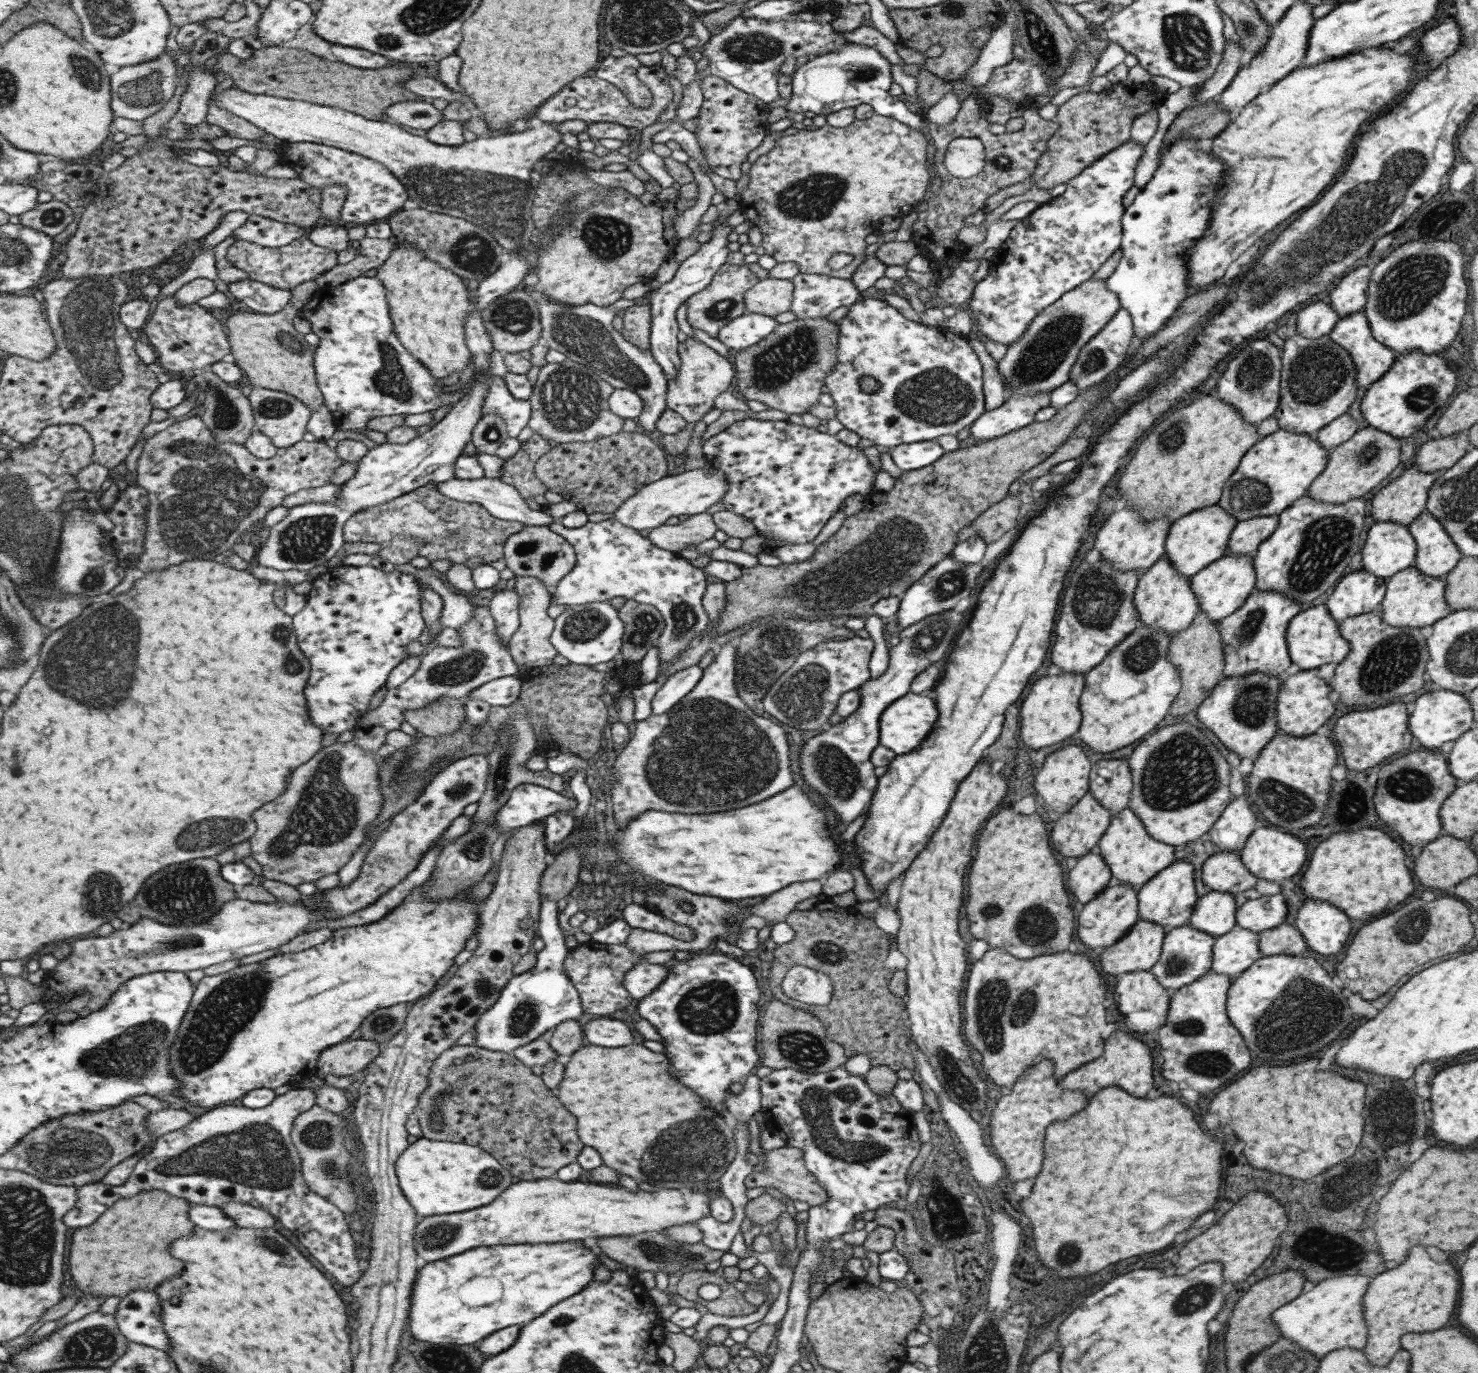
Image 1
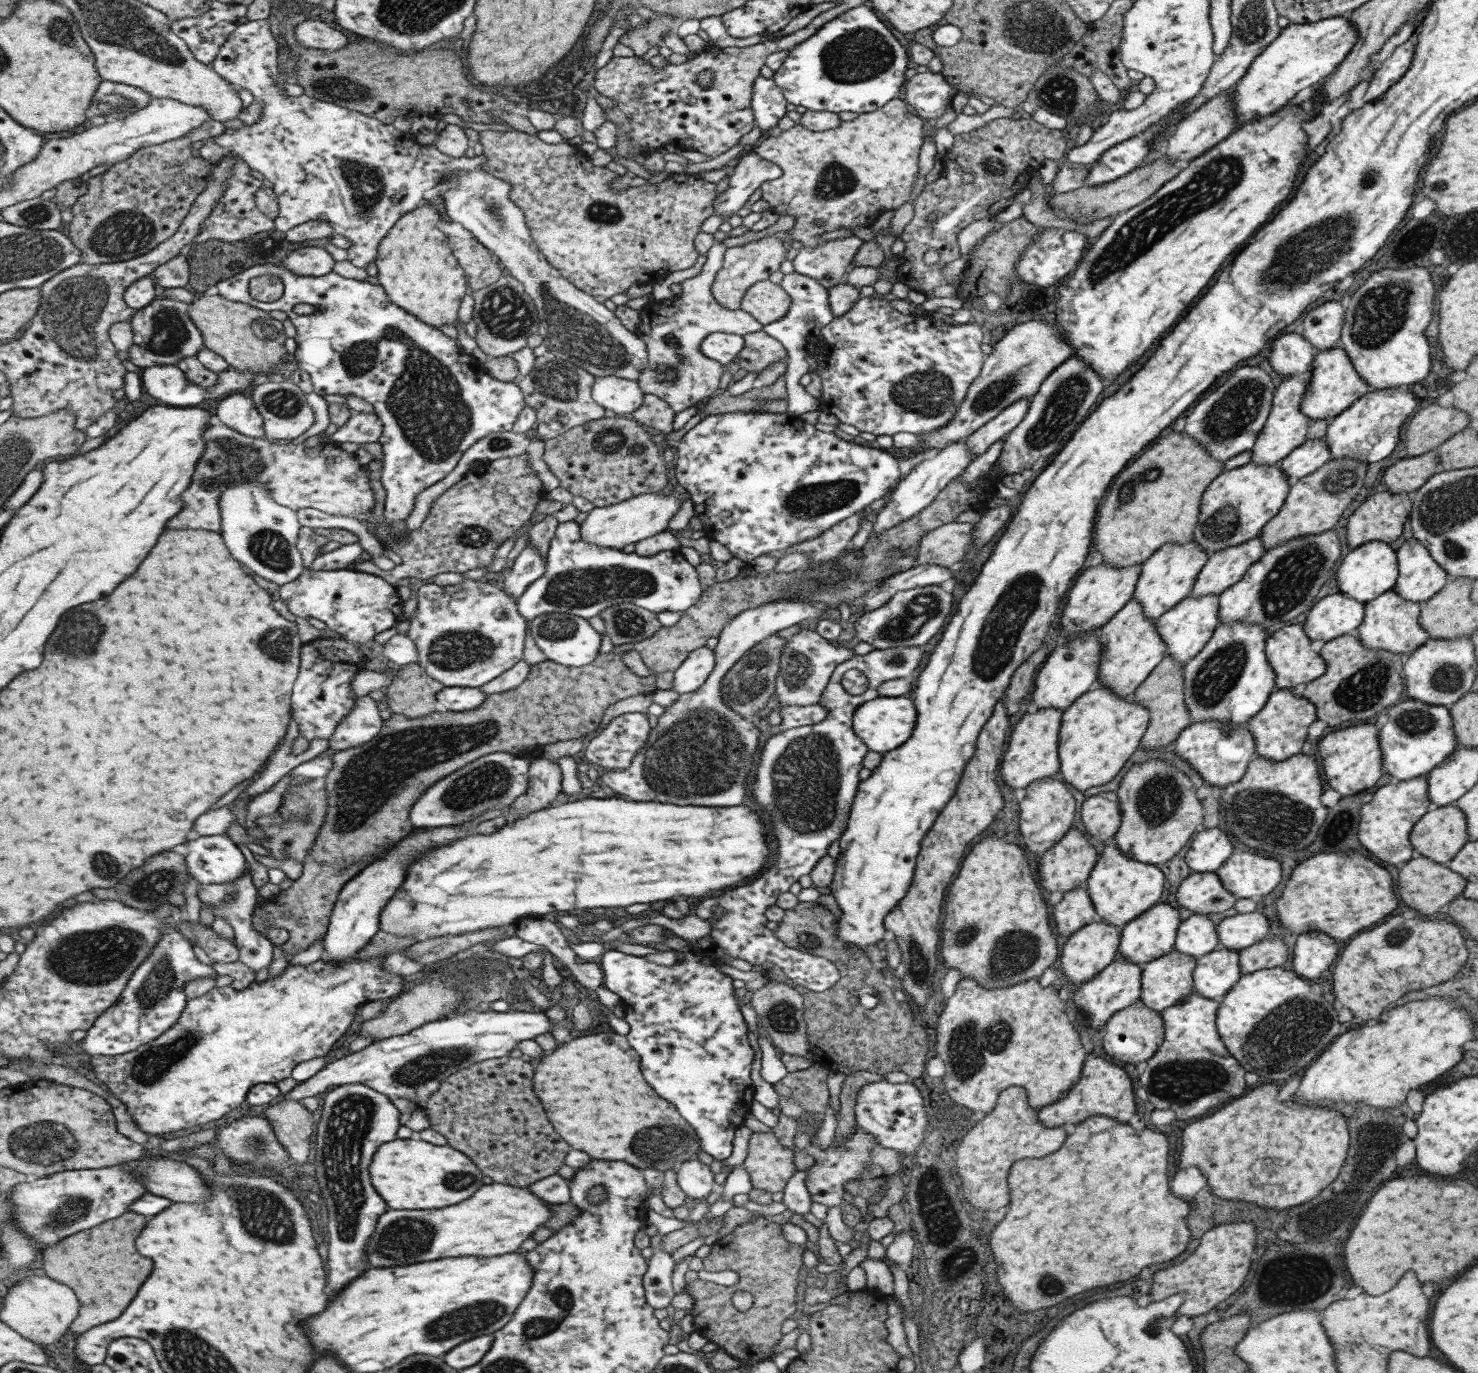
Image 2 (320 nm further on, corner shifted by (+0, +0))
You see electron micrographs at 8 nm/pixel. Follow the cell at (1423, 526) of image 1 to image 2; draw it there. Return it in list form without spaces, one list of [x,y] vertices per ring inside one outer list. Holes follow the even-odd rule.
[[[1413,538],[1407,539],[1395,550],[1397,557],[1398,576],[1392,589],[1396,591],[1399,598],[1409,602],[1423,604],[1428,601],[1436,592],[1439,592],[1443,585],[1450,579],[1448,574],[1441,569],[1428,553],[1428,550]]]

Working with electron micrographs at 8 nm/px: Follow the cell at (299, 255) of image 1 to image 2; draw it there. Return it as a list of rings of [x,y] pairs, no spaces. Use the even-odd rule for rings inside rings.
[[[301,247],[292,252],[283,266],[299,276],[322,277],[334,271],[336,260],[325,247]]]

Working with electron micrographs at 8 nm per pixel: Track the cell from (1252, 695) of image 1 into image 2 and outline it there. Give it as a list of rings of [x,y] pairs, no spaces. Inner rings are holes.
[[[1216,720],[1193,722],[1181,730],[1174,741],[1177,758],[1187,762],[1203,782],[1217,786],[1218,789],[1239,781],[1245,774],[1248,762],[1256,756],[1255,743],[1245,722],[1232,728],[1223,726]]]

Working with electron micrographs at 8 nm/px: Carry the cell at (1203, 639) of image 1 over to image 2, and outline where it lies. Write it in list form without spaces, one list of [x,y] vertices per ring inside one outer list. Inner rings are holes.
[[[1164,656],[1145,680],[1134,690],[1133,702],[1139,702],[1149,713],[1149,720],[1140,740],[1140,748],[1159,748],[1173,742],[1181,730],[1190,726],[1189,713],[1183,698],[1183,664],[1174,662],[1170,656]]]

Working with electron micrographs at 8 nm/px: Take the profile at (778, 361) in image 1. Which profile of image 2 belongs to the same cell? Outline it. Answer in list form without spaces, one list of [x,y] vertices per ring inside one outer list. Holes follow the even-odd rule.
[[[762,330],[742,335],[743,348],[738,352],[739,366],[747,372],[761,372],[774,362],[786,362],[786,350],[781,343]]]

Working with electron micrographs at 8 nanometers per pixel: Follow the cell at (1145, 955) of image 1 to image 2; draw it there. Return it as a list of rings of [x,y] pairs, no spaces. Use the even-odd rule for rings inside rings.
[[[1117,957],[1113,962],[1109,963],[1095,977],[1089,979],[1087,983],[1081,984],[1074,988],[1073,998],[1071,1002],[1075,1004],[1078,1012],[1081,1013],[1085,1028],[1098,1028],[1104,1026],[1108,1022],[1111,1015],[1126,1007],[1131,1007],[1134,1002],[1140,999],[1140,972],[1142,966],[1126,962],[1124,958]]]

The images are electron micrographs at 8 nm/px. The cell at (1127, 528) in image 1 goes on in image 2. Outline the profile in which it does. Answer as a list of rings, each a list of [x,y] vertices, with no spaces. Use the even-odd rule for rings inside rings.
[[[1105,563],[1080,572],[1074,584],[1069,588],[1067,602],[1063,605],[1061,628],[1065,630],[1065,638],[1071,639],[1071,634],[1083,631],[1099,630],[1125,603],[1132,598],[1134,584],[1141,572],[1141,565],[1129,567],[1109,567]]]

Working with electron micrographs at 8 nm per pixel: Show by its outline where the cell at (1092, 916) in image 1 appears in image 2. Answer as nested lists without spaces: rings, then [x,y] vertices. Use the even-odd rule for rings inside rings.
[[[1097,918],[1070,934],[1059,956],[1059,972],[1065,976],[1065,981],[1069,980],[1072,987],[1077,988],[1095,977],[1098,972],[1117,958],[1119,937],[1120,928],[1118,926]]]

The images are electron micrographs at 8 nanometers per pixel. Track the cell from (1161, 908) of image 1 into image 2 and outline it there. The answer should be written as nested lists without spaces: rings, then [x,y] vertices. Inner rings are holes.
[[[1157,903],[1131,922],[1124,924],[1120,928],[1117,957],[1122,956],[1126,962],[1144,966],[1151,960],[1167,954],[1172,949],[1177,926],[1181,922],[1178,916],[1177,910],[1167,903]]]

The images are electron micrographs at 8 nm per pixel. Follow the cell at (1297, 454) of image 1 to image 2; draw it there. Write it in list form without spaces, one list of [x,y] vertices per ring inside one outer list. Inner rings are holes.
[[[1280,461],[1273,464],[1249,462],[1221,472],[1208,484],[1208,488],[1201,495],[1199,518],[1197,518],[1197,524],[1193,530],[1192,542],[1200,546],[1208,557],[1218,550],[1258,537],[1263,526],[1281,509],[1285,498],[1287,498],[1287,491],[1291,482],[1280,471]]]

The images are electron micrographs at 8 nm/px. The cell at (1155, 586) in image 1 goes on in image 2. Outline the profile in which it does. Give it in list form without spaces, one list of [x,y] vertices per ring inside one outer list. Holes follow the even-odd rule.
[[[1129,600],[1104,625],[1101,625],[1099,643],[1101,643],[1096,684],[1110,688],[1114,694],[1125,698],[1145,680],[1155,665],[1165,656],[1165,645],[1157,635],[1155,620],[1144,617],[1140,606]]]

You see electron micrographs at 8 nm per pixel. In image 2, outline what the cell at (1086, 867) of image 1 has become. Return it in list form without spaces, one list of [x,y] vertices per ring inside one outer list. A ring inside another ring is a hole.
[[[1084,885],[1064,892],[1061,900],[1052,907],[1055,932],[1061,936],[1061,940],[1097,918]]]

